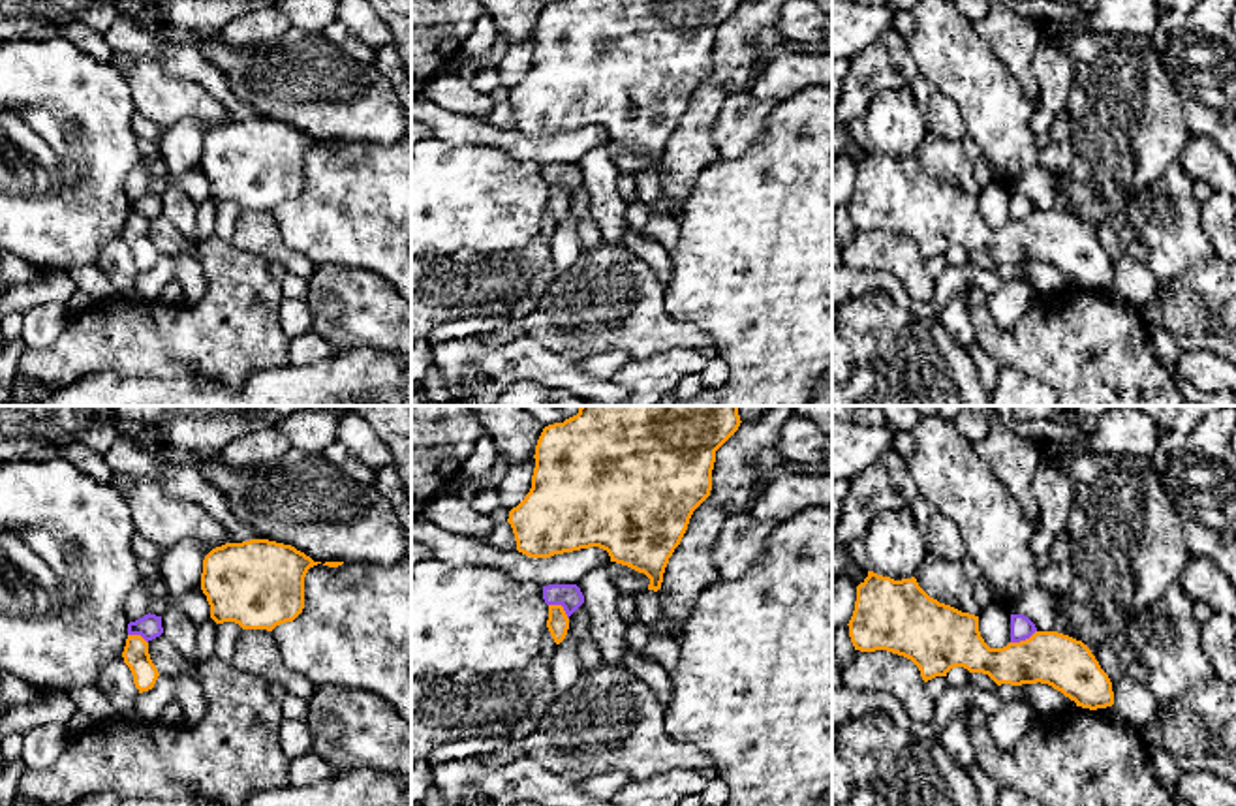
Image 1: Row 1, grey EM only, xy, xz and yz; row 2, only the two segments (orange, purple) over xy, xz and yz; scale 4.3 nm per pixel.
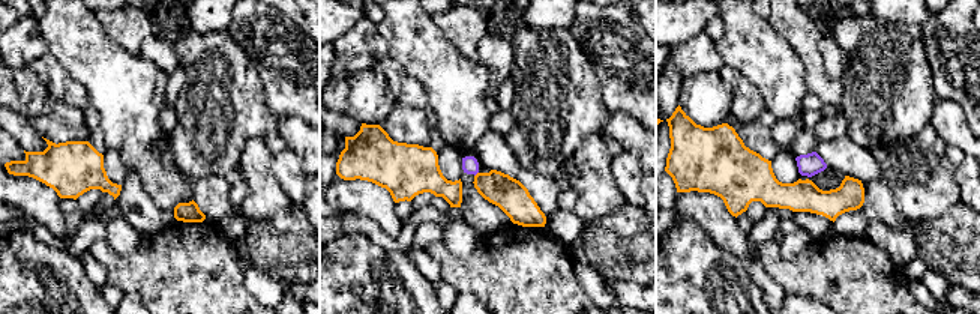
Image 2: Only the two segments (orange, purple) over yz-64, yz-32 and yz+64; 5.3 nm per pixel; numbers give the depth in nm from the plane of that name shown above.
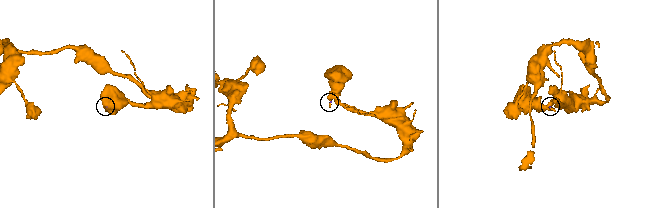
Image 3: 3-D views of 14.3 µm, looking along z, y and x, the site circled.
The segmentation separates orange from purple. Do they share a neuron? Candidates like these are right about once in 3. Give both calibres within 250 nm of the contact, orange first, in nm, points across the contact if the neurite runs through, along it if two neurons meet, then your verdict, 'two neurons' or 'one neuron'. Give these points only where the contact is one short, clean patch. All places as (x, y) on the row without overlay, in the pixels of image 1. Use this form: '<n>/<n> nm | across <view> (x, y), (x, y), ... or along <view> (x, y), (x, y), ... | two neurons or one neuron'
90/110 nm | along xz (549, 183), (558, 183), (568, 198) | two neurons

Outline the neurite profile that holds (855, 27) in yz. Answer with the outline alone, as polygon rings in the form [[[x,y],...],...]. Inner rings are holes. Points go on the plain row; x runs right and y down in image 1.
[[[832,0],[832,58],[853,58],[877,41],[890,26],[890,4],[860,6],[855,0]]]

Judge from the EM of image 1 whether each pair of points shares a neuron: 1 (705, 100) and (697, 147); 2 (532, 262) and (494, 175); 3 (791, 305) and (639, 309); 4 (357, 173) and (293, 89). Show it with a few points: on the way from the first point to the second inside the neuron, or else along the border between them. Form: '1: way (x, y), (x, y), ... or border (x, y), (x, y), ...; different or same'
1: way (701, 111), (697, 136); same
2: border (540, 232), (517, 248), (481, 256); different
3: border (664, 288), (664, 307), (701, 331); different
4: border (344, 141), (389, 143); different

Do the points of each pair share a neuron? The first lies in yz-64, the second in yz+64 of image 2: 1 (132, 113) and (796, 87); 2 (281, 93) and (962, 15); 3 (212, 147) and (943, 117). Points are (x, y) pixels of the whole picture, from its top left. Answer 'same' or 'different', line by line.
1: same
2: same
3: different

